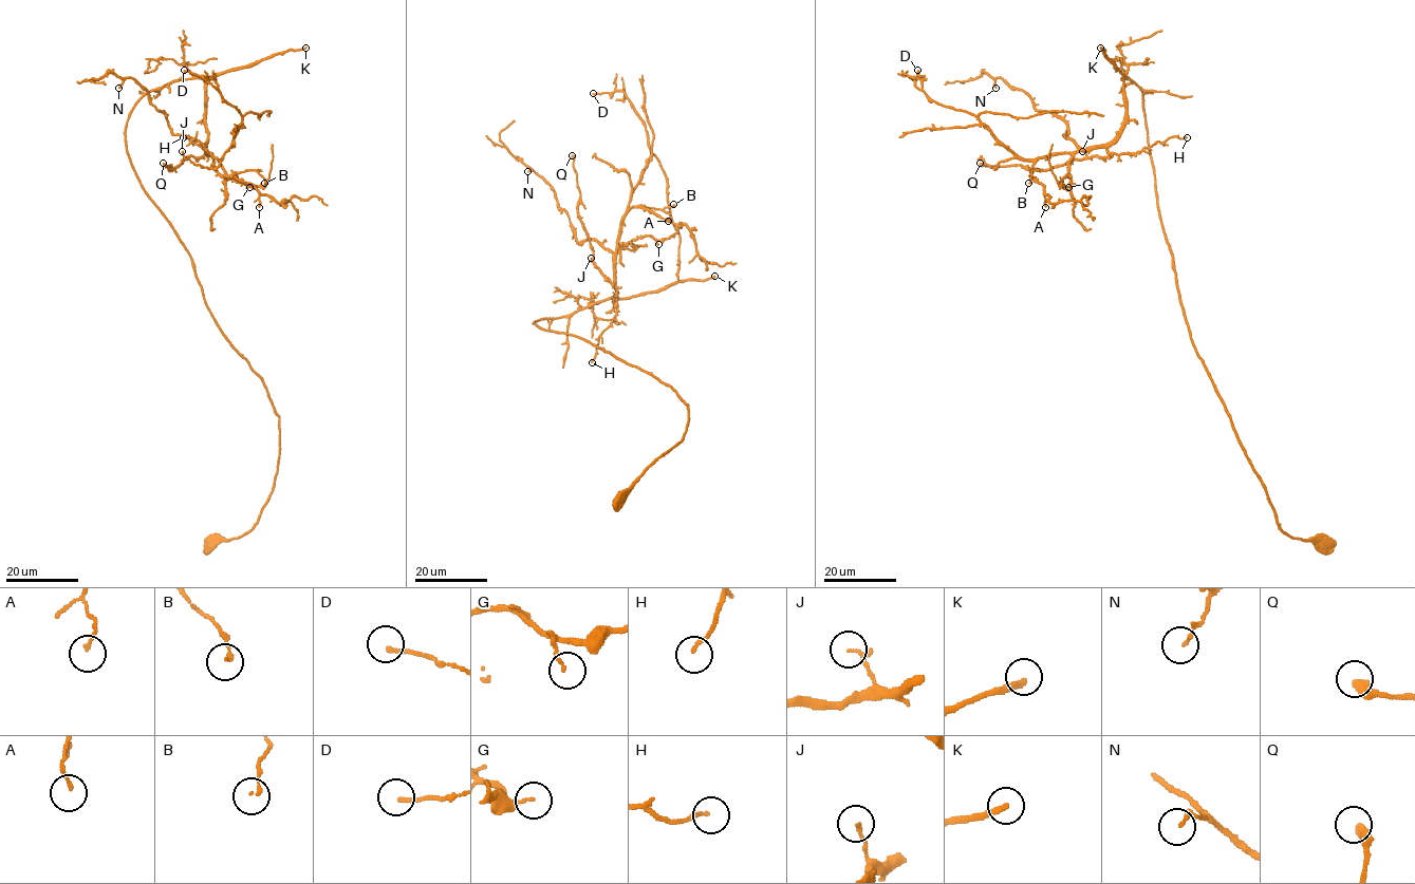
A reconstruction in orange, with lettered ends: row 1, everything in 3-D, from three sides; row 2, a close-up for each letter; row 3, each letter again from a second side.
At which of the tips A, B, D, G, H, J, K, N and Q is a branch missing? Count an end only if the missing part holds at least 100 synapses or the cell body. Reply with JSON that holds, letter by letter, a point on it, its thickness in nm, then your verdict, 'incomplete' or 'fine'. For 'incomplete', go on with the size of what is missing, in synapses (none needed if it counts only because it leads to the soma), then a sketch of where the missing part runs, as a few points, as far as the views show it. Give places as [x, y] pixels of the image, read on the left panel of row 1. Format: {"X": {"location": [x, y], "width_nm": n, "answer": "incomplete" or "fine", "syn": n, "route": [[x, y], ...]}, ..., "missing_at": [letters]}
{"A": {"location": [259, 207], "width_nm": 120, "answer": "fine"}, "B": {"location": [264, 183], "width_nm": 100, "answer": "fine"}, "D": {"location": [184, 70], "width_nm": 160, "answer": "fine"}, "G": {"location": [249, 187], "width_nm": 120, "answer": "fine"}, "H": {"location": [183, 137], "width_nm": 130, "answer": "fine"}, "J": {"location": [182, 151], "width_nm": 140, "answer": "fine"}, "K": {"location": [305, 48], "width_nm": 260, "answer": "incomplete", "syn": 200, "route": [[305, 48], [335, 38], [341, 45], [364, 95], [371, 142], [388, 179], [312, 211], [257, 208], [253, 214]]}, "N": {"location": [118, 88], "width_nm": 130, "answer": "fine"}, "Q": {"location": [163, 163], "width_nm": 400, "answer": "fine"}, "missing_at": ["K"]}

